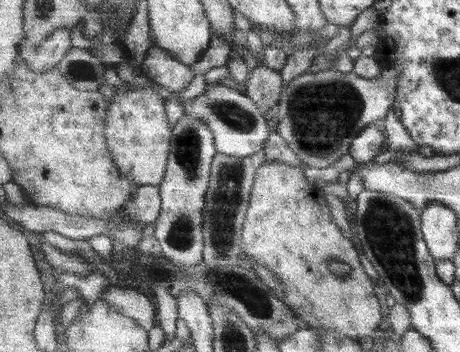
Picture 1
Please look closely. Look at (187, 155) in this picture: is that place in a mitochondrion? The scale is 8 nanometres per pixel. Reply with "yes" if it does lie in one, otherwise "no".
yes

